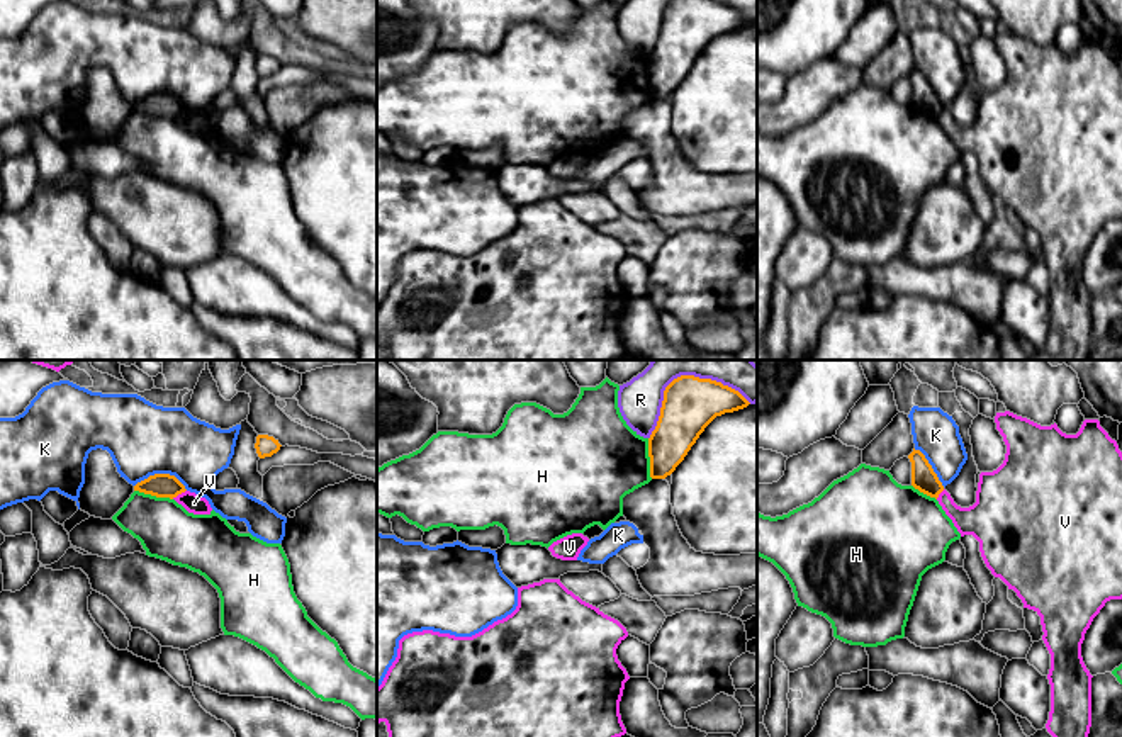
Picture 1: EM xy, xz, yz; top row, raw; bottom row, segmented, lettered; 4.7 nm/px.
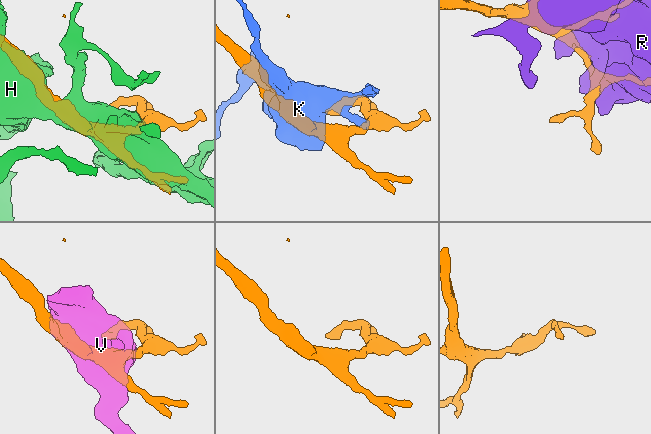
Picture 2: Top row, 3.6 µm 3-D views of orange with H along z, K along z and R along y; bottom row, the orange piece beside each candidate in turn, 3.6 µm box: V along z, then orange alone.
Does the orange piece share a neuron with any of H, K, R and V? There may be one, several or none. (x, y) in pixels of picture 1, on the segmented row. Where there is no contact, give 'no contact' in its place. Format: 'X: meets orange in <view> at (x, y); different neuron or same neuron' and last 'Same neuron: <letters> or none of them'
H: meets orange in xz at (650, 459); different neuron
K: meets orange in xy at (162, 474); different neuron
R: meets orange in xz at (683, 376); different neuron
V: meets orange in xy at (179, 493); different neuron
Same neuron: none of them

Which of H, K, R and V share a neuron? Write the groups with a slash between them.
H / K / R / V

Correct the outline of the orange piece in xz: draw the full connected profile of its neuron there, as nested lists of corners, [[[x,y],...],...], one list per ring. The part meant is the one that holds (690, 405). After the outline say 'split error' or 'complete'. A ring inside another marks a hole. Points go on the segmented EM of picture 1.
[[[694,375],[674,379],[664,391],[660,416],[648,438],[650,477],[670,475],[716,416],[749,404],[721,382]]]; complete

